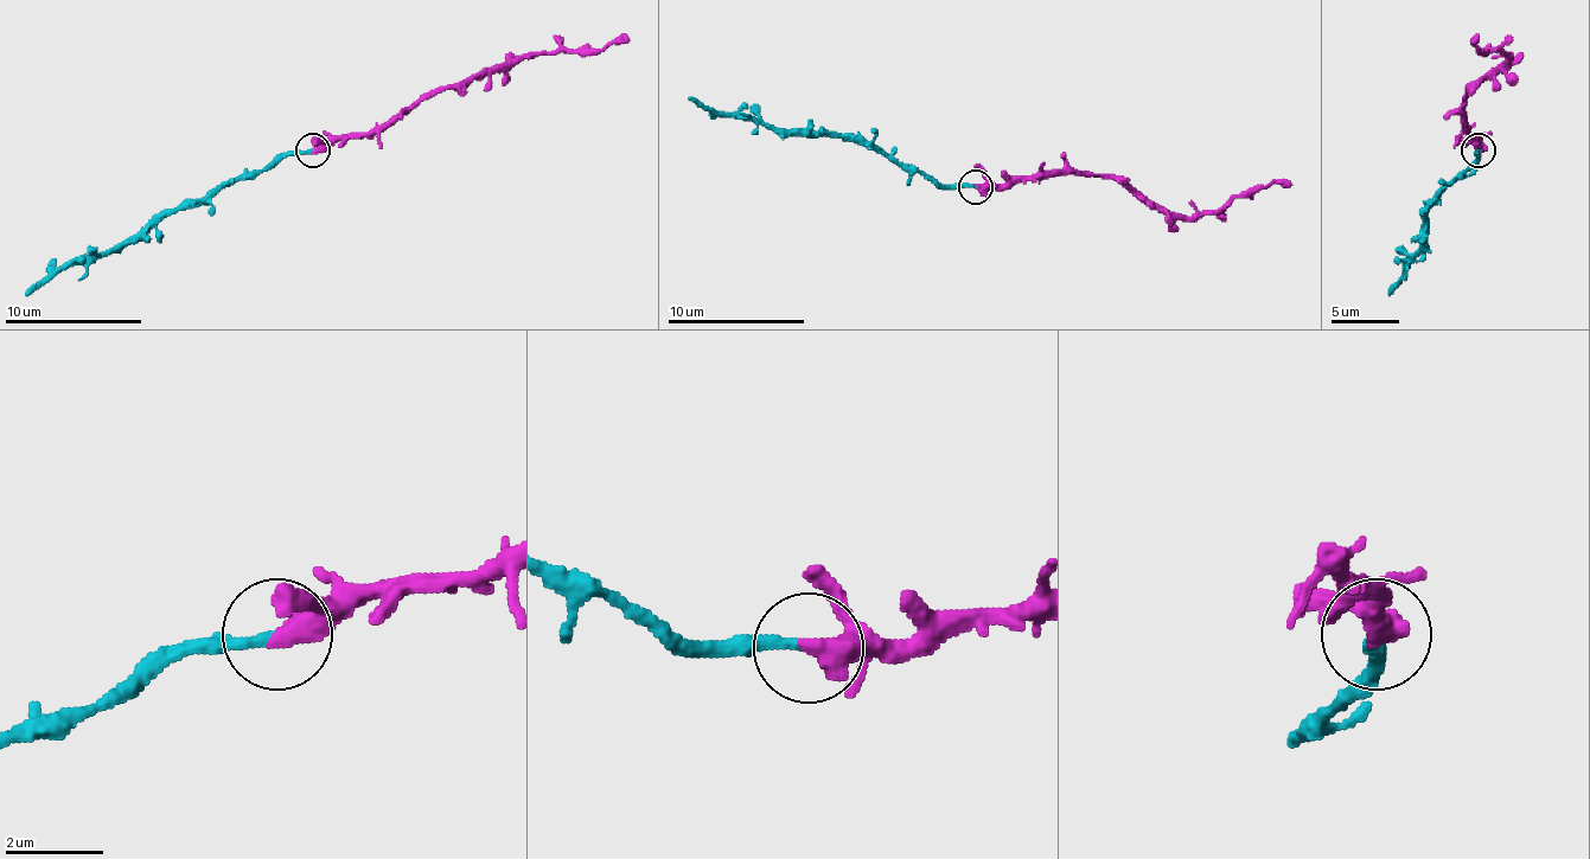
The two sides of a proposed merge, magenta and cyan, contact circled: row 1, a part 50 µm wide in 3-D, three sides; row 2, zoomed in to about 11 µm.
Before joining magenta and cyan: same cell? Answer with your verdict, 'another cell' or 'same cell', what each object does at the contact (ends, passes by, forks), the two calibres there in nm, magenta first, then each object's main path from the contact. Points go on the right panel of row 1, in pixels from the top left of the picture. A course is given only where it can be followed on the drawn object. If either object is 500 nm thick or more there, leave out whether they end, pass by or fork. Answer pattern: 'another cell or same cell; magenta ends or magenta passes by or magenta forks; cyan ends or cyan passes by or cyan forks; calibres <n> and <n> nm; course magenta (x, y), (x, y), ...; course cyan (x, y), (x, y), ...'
same cell; calibres 550 and 200 nm; course magenta (1477, 151), (1467, 130), (1463, 100), (1507, 58), (1483, 51), (1474, 42), (1477, 34); course cyan (1477, 151), (1425, 209), (1425, 243), (1389, 294)

